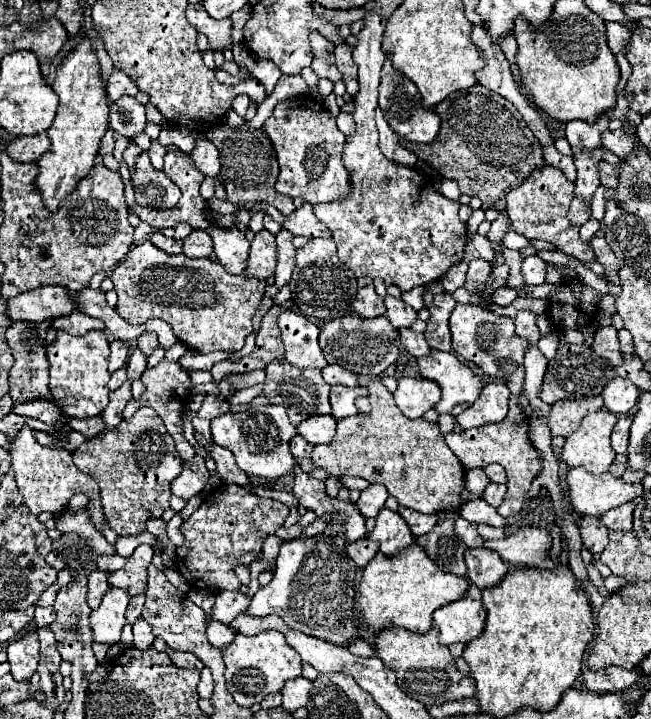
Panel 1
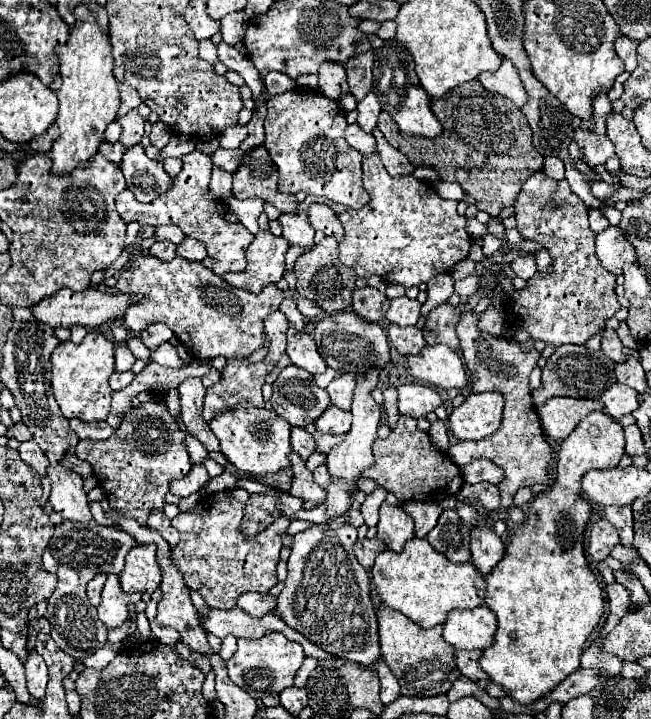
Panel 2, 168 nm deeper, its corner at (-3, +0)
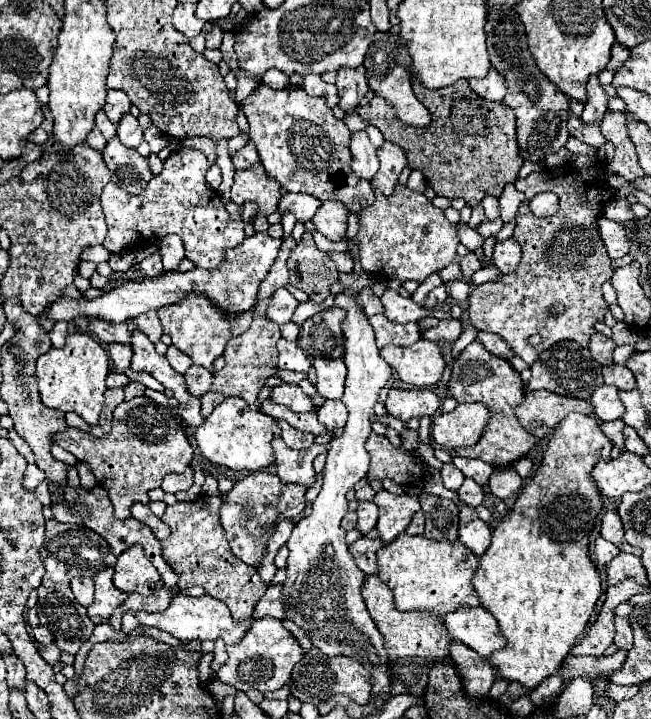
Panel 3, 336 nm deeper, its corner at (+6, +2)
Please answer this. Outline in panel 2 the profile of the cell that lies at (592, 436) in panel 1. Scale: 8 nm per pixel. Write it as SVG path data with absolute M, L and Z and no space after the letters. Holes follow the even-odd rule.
M595 411L595 413L589 413L587 417L583 417L583 419L579 421L579 425L573 429L573 433L571 433L567 439L563 439L563 443L561 443L559 457L557 457L557 471L559 471L559 473L557 473L557 479L555 479L553 487L549 487L549 491L539 493L539 495L533 499L533 503L531 503L531 507L529 507L529 515L527 515L527 519L523 521L523 525L511 535L503 559L501 559L501 561L493 567L493 571L485 577L485 581L487 581L485 605L497 615L499 625L497 625L497 633L495 633L495 643L493 643L489 649L483 651L481 669L489 675L489 679L491 679L493 683L501 685L501 687L507 691L507 695L509 695L511 699L519 701L519 703L533 703L533 701L541 699L543 695L547 695L549 691L553 691L567 675L571 675L573 671L577 671L577 669L579 669L579 657L581 657L581 653L583 653L585 641L589 639L589 635L593 633L593 629L599 625L599 619L601 619L601 615L603 615L603 589L601 589L601 585L599 585L599 581L597 581L597 575L589 569L589 563L587 563L585 551L583 551L583 535L585 535L585 527L587 527L589 517L591 517L591 503L589 503L589 501L583 497L583 493L581 493L581 477L583 477L587 471L591 471L591 469L611 469L611 467L617 467L623 455L625 455L625 437L623 437L623 427L621 427L617 421L613 421L609 415L605 415L605 413L601 413L601 411Z

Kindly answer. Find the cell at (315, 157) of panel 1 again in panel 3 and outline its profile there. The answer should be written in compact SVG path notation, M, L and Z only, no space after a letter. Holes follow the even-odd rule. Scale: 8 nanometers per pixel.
M260 83L242 103L242 109L246 113L248 125L250 125L250 141L256 145L260 161L270 175L270 179L278 181L286 191L296 191L296 193L308 193L318 197L320 201L334 199L346 205L352 213L358 209L364 209L374 201L374 191L370 189L370 181L358 179L352 169L350 169L350 131L348 127L334 117L332 109L326 105L322 97L310 97L304 93L302 87L288 85L286 89L274 91Z

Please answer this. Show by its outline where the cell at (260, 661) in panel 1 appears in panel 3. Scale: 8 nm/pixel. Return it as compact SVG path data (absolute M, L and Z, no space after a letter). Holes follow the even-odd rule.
M256 619L250 627L250 631L246 633L246 637L236 643L236 645L230 645L226 647L228 651L228 661L220 667L220 671L216 673L218 679L222 683L228 683L240 691L250 691L250 689L258 689L262 693L268 693L268 691L276 691L280 689L294 665L302 659L302 649L300 645L296 643L296 639L280 625L278 619Z

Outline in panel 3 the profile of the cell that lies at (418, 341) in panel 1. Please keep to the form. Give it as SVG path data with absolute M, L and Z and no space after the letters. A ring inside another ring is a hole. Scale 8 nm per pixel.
M374 315L374 317L370 317L370 325L374 327L376 345L378 345L380 349L386 347L388 343L408 347L408 345L414 345L414 343L420 339L418 323L400 325L400 323L388 321L384 315Z

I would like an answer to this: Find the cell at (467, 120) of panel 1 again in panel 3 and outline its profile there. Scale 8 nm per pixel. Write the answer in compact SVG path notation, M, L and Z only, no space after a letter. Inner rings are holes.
M466 79L456 81L450 87L428 91L414 81L414 93L420 103L430 111L432 121L426 129L414 129L398 123L394 109L382 97L372 97L366 105L358 107L358 115L376 125L386 141L400 145L406 153L408 167L418 169L436 195L448 199L464 199L468 207L480 205L486 195L500 197L508 183L514 183L524 163L516 141L516 117L514 111L496 101L478 97Z

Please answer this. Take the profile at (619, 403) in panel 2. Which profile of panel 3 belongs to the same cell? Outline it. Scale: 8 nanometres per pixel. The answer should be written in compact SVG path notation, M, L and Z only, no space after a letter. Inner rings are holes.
M600 385L592 397L590 397L592 405L594 405L594 415L600 421L612 421L622 417L624 413L624 405L618 399L618 389L612 385Z

